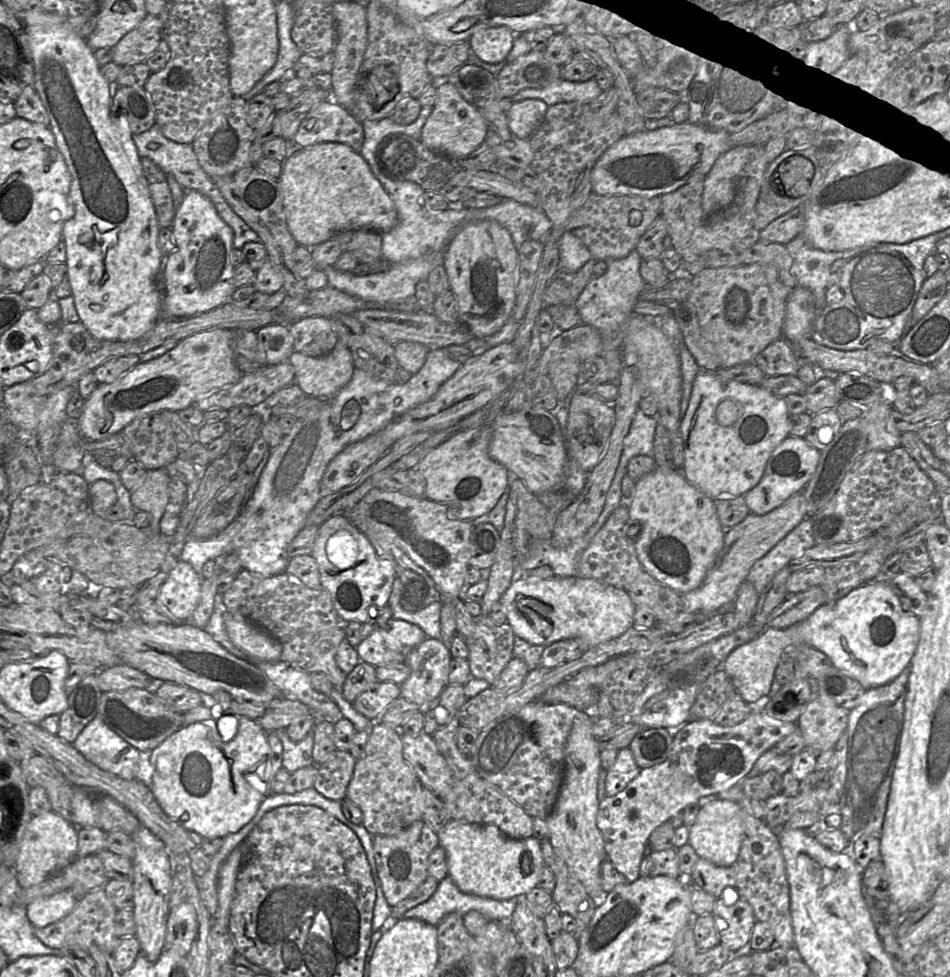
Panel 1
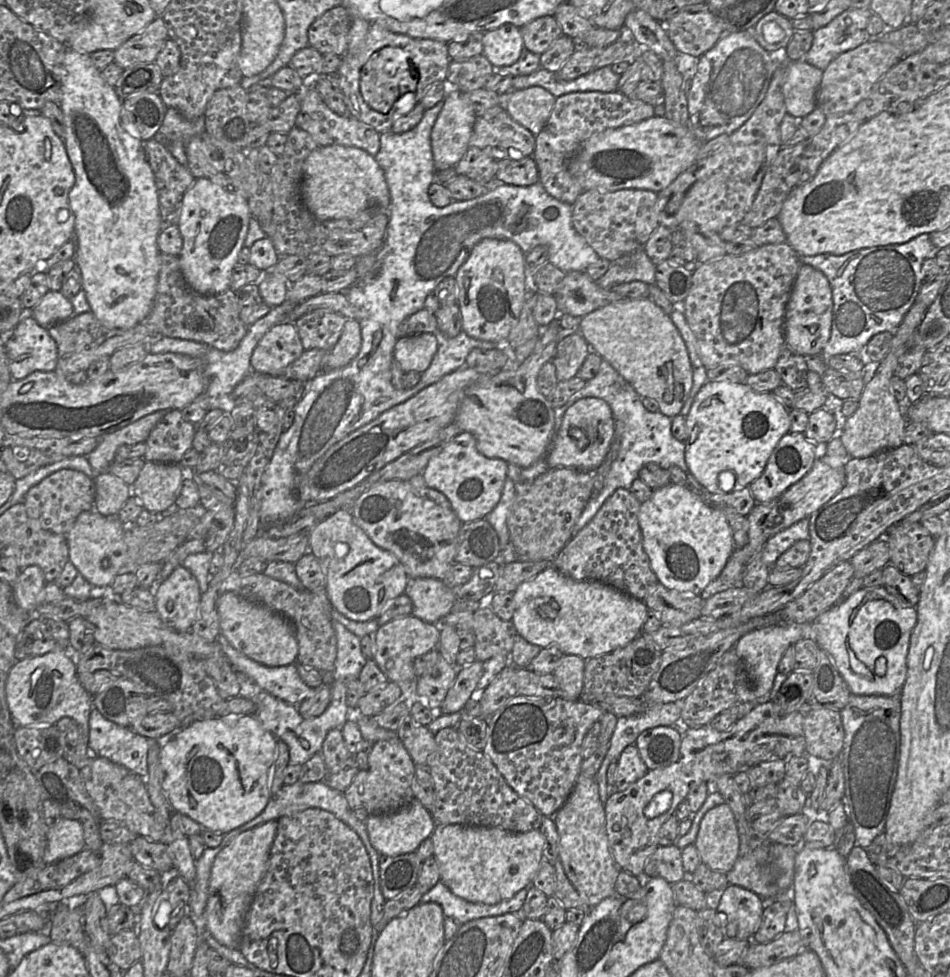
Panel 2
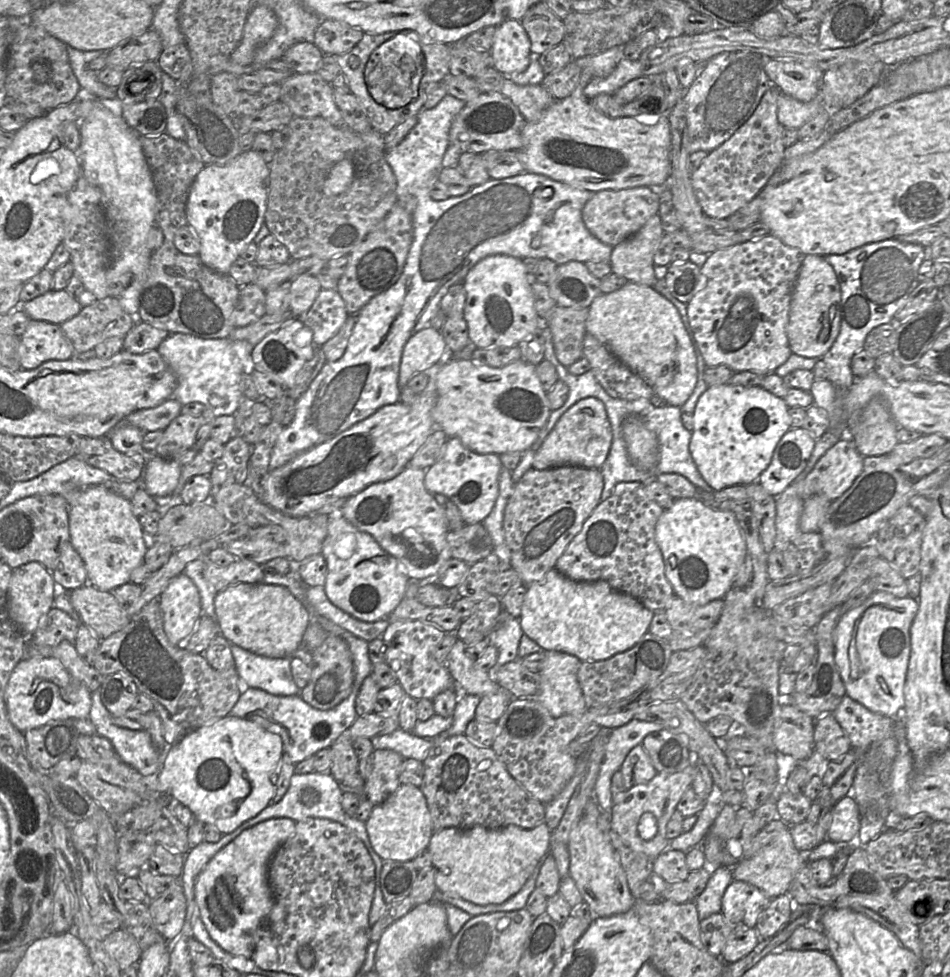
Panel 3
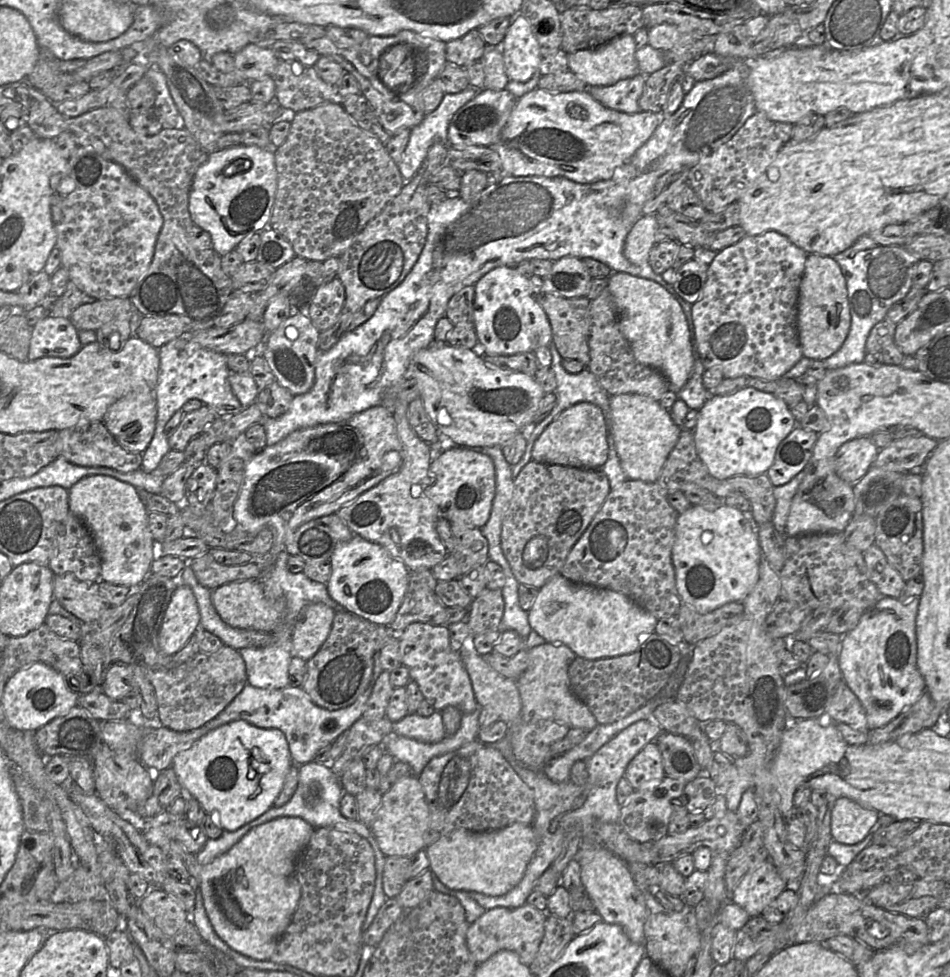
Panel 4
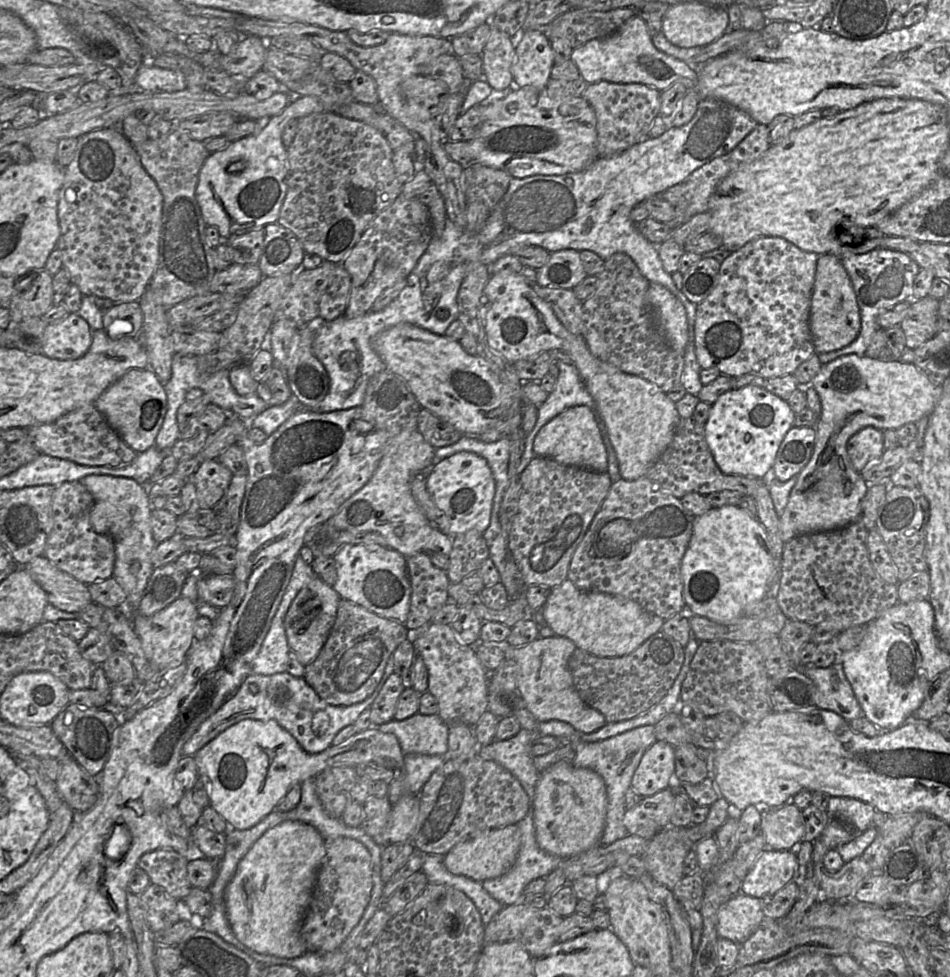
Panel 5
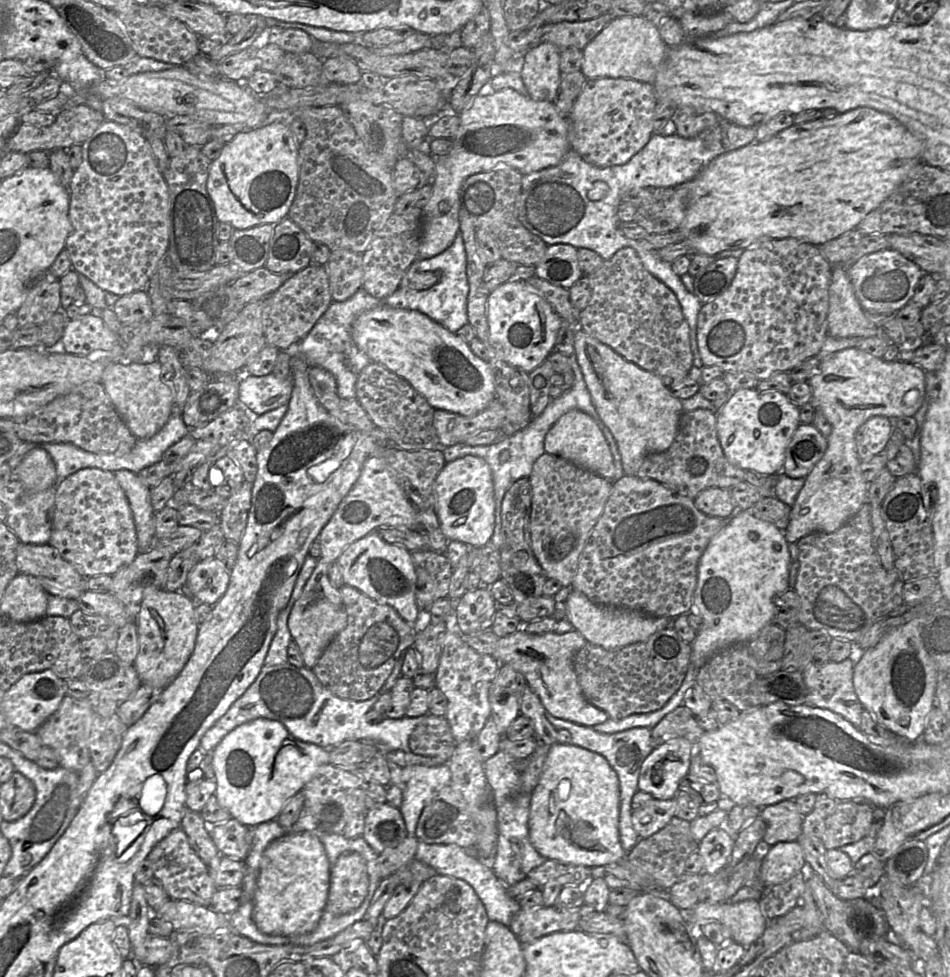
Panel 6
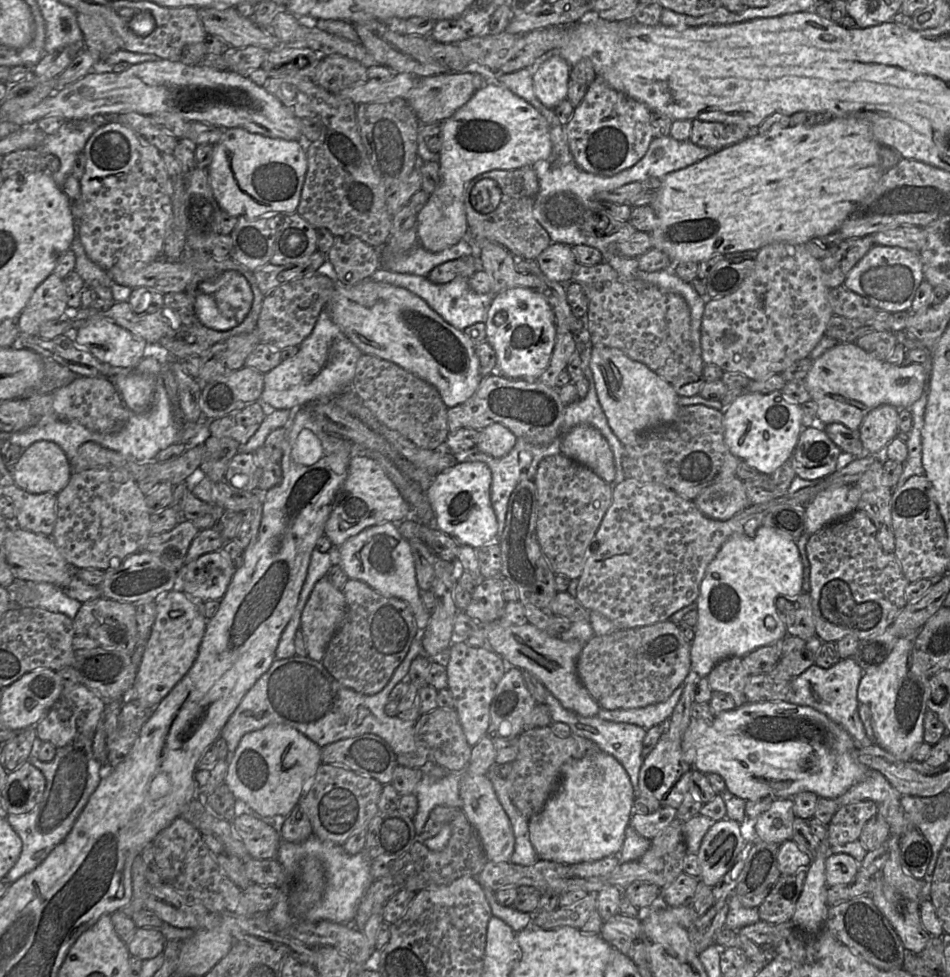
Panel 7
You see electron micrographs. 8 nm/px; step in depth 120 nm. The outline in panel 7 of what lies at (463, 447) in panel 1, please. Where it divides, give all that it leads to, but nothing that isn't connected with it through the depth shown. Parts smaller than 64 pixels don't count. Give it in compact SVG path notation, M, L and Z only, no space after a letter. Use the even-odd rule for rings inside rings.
M481 461L459 462L437 474L426 491L426 497L435 514L435 526L453 537L459 545L466 544L478 549L495 541L498 531L497 517L491 502L492 473Z

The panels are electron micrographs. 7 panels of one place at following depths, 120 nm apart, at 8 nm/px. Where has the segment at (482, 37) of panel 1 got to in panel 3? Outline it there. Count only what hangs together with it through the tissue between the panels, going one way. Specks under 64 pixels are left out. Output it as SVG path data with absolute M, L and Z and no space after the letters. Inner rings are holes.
M507 20L497 26L489 53L492 66L504 76L524 71L530 63L531 42L521 21Z

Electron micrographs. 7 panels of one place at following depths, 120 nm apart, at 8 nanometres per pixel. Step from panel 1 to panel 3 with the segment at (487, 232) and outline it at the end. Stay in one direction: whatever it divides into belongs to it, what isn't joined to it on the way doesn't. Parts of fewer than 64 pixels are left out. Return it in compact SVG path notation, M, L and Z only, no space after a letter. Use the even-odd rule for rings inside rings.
M507 255L488 256L470 269L462 284L466 291L464 319L469 339L478 348L517 346L527 335L548 325L535 310L522 259Z

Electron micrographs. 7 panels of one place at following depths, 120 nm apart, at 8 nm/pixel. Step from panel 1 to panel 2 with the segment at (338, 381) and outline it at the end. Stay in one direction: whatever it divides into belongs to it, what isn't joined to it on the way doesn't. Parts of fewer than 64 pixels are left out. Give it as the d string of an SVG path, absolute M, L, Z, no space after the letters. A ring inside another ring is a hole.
M346 319L342 334L336 345L330 349L323 359L322 371L338 369L349 364L361 348L361 326L359 321Z

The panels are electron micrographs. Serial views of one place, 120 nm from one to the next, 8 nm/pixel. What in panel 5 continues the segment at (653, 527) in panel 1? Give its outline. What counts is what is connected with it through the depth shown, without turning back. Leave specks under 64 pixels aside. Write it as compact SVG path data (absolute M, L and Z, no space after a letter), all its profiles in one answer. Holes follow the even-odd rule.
M724 505L694 517L692 536L681 562L688 613L729 624L744 616L747 605L768 596L773 575L768 534L756 516L736 505Z

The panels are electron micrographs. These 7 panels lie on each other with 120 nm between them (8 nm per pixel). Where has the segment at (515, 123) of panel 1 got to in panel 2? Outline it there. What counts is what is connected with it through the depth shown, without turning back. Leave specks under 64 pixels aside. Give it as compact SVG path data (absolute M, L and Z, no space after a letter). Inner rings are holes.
M540 86L510 90L503 105L510 117L528 129L534 136L545 126L555 104L554 97Z

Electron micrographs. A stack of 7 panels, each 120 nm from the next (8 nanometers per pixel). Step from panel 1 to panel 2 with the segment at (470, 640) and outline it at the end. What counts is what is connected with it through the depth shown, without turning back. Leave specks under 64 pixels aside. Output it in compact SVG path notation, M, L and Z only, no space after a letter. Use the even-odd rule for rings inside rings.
M491 608L476 611L450 611L443 617L455 629L472 631L475 635L475 658L485 662L497 655L510 656L518 634L512 620L503 620Z

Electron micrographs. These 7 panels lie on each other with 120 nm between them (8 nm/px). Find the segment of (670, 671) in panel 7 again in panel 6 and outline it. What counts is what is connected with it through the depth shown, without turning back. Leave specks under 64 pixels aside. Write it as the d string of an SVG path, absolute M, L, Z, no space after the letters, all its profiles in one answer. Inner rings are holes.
M671 627L651 635L646 641L607 650L590 642L576 653L573 660L578 683L585 698L606 712L611 719L622 719L632 714L649 713L661 709L681 686L690 664L691 644L684 641Z

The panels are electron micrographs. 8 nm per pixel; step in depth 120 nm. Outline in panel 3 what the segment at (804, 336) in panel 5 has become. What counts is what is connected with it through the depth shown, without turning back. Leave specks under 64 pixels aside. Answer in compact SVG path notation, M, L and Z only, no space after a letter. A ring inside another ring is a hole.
M768 234L756 240L735 244L709 254L700 268L702 288L686 304L689 325L706 367L723 365L734 373L775 373L792 354L786 335L792 289L804 255Z

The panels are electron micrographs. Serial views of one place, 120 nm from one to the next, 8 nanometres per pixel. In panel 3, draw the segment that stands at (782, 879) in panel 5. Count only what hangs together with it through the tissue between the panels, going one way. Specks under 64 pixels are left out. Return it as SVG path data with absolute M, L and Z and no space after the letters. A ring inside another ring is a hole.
M734 880L723 895L721 913L732 930L737 927L755 928L759 916L770 901L757 887Z

